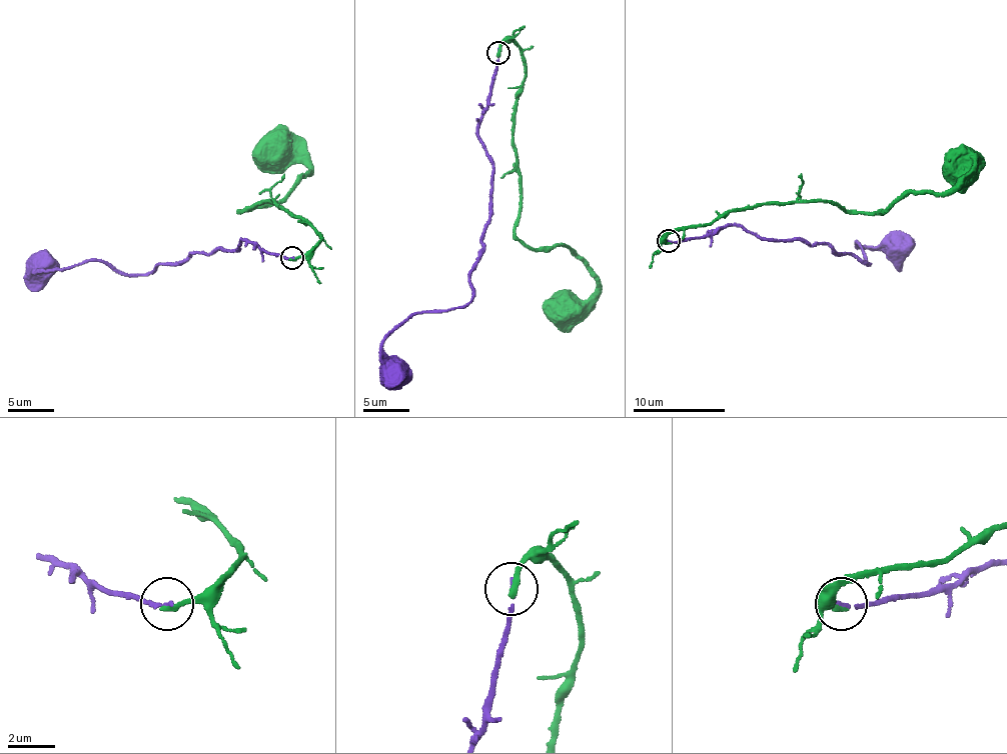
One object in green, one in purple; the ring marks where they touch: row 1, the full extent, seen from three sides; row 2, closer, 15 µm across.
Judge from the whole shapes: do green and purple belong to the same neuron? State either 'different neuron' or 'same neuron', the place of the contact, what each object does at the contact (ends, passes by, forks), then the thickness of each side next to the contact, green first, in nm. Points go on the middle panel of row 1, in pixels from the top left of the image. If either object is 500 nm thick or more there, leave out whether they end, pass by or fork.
different neuron | (497, 53) | green ends | purple ends | 260/160 nm

